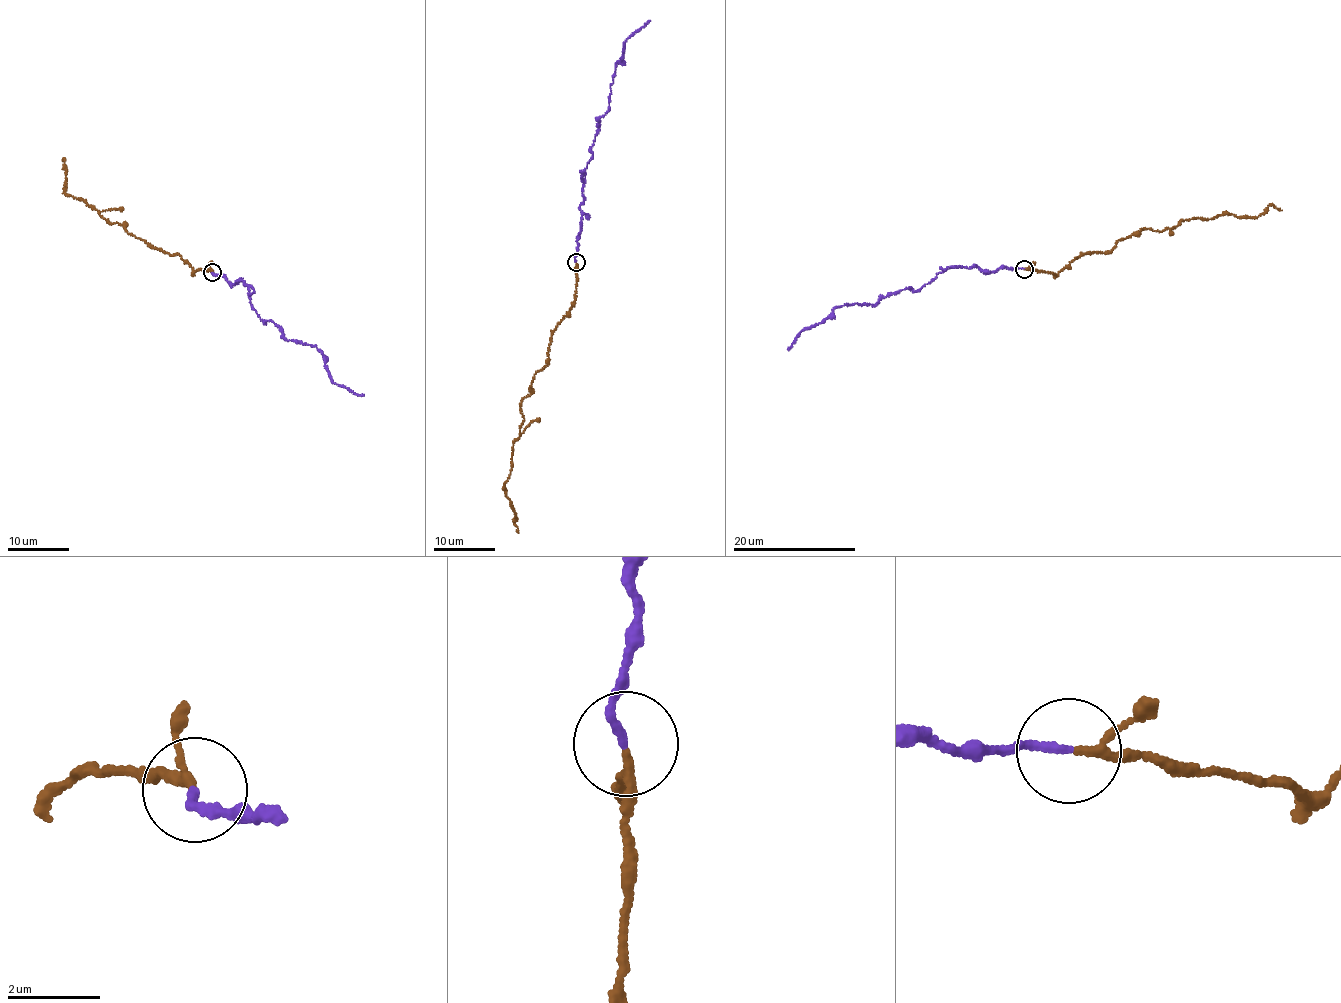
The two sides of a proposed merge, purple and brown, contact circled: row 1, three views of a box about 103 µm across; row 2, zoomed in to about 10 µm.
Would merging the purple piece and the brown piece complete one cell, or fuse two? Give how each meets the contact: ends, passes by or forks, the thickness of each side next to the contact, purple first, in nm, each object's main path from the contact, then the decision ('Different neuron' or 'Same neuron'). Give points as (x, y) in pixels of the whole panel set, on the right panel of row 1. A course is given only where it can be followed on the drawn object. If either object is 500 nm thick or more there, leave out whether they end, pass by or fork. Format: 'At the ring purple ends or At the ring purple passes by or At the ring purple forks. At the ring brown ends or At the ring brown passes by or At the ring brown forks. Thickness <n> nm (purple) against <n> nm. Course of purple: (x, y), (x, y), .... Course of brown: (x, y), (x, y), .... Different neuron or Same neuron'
At the ring purple ends. At the ring brown passes by. Thickness 160 nm (purple) against 140 nm. Course of purple: (1024, 268), (985, 272), (974, 265), (954, 267), (918, 289), (888, 293), (876, 304), (834, 307), (788, 349). Course of brown: (1024, 268), (1057, 275), (1086, 253), (1109, 252), (1142, 229), (1258, 217), (1270, 206), (1282, 210). Same neuron

